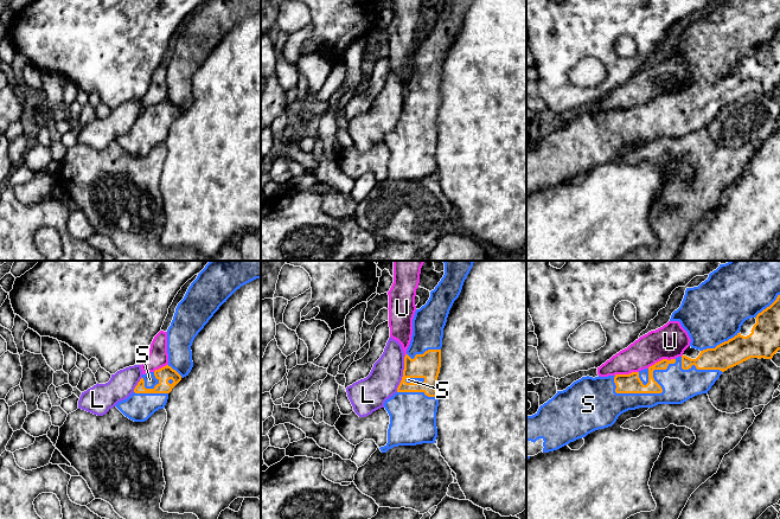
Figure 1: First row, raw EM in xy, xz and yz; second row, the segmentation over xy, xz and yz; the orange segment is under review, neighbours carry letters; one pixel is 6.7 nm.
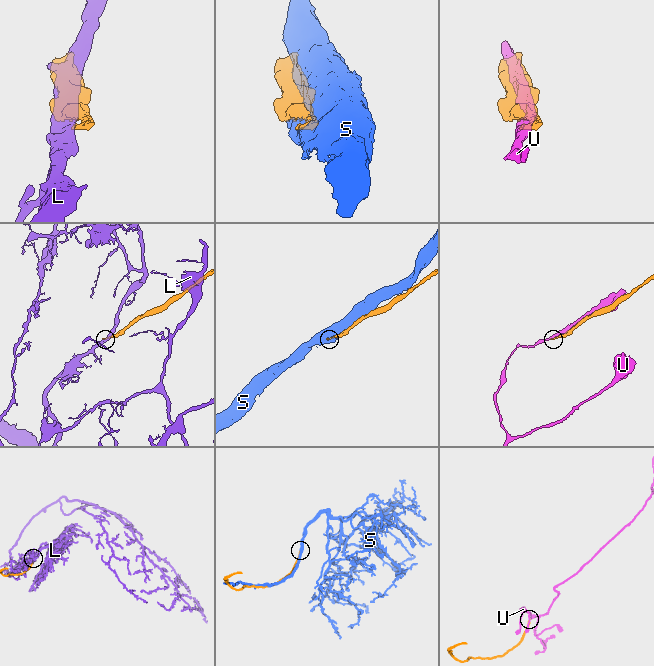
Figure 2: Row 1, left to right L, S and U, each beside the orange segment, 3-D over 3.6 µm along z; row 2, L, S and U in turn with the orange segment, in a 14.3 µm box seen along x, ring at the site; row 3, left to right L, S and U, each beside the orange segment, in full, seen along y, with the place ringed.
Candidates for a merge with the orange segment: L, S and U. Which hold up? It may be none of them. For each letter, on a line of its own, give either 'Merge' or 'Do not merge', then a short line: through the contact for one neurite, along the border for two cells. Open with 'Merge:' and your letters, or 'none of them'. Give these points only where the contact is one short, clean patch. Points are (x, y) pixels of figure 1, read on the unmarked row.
Merge: S
L: Do not merge
S: Merge
U: Do not merge

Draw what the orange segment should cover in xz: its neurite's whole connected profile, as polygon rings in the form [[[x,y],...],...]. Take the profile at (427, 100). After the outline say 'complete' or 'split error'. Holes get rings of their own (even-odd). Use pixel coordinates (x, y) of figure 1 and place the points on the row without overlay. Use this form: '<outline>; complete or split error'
[[[445,0],[445,9],[429,34],[415,46],[402,115],[397,127],[384,137],[390,159],[388,178],[379,182],[382,187],[398,180],[435,178],[443,63],[472,1]]]; split error

